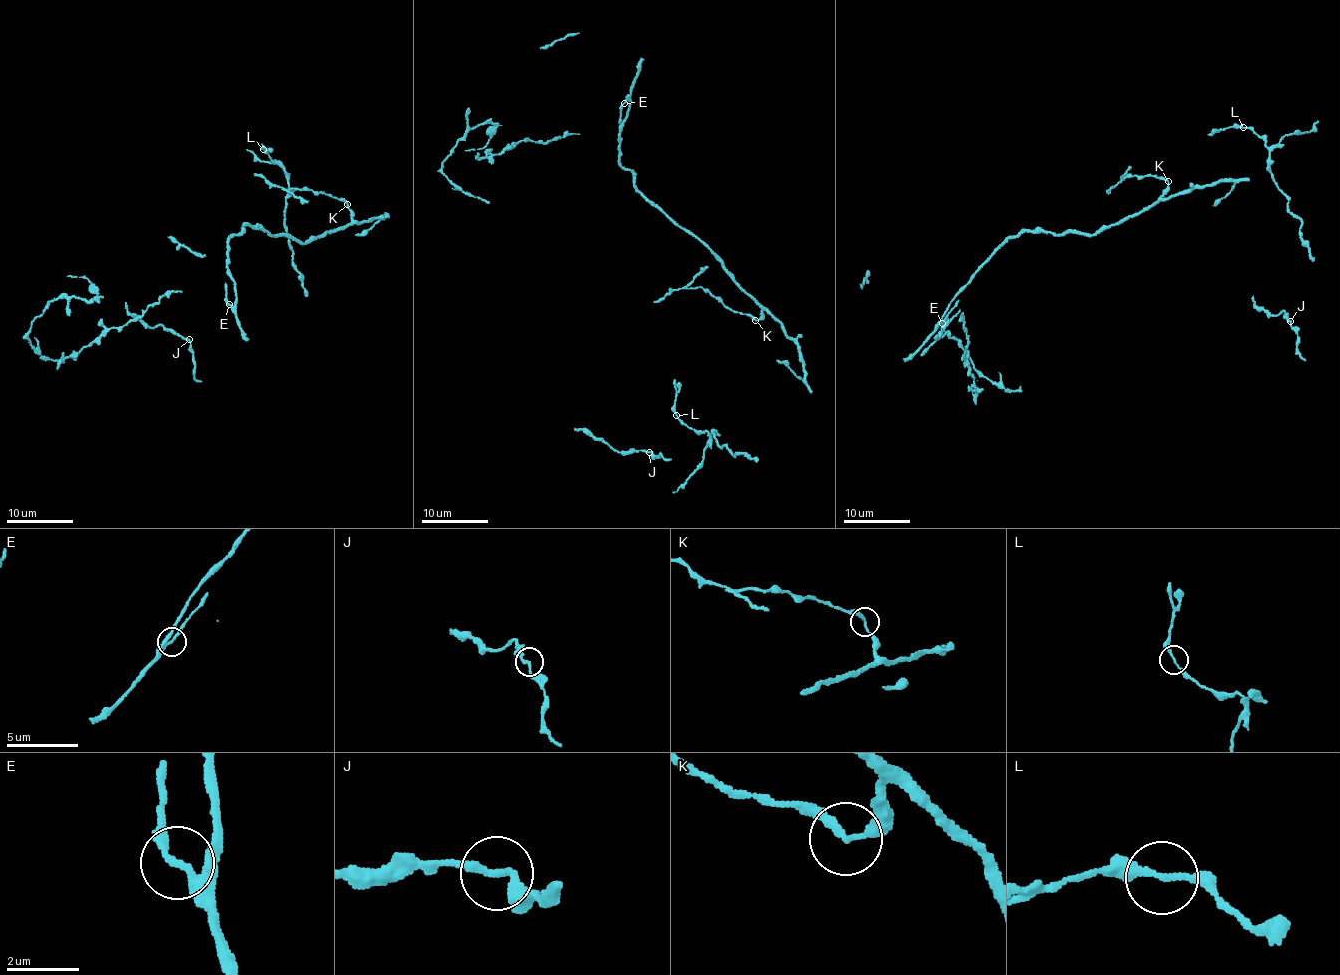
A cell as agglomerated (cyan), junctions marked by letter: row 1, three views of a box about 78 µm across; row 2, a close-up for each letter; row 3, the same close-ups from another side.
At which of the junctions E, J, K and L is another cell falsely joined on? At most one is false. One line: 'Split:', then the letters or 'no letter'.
Split: K

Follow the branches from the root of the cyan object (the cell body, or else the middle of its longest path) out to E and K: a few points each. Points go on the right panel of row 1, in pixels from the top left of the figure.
E: (1150, 206), (1094, 234), (1072, 231), (1053, 235), (1026, 231), (1011, 236), (954, 297), (942, 323)
K: (1150, 206), (1163, 195), (1167, 181)

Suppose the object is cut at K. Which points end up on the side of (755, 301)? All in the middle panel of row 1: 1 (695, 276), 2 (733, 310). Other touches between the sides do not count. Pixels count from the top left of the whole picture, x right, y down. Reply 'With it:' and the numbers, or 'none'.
With it: none

